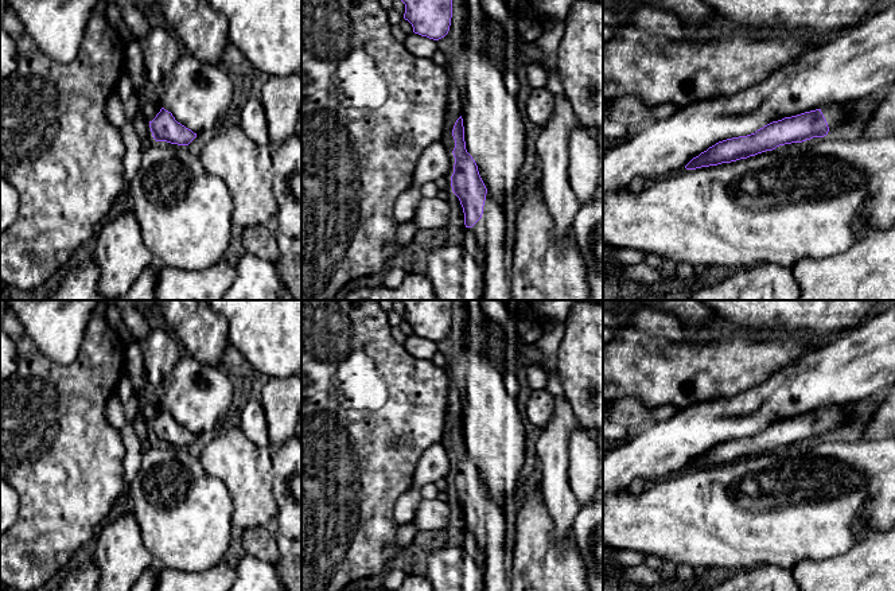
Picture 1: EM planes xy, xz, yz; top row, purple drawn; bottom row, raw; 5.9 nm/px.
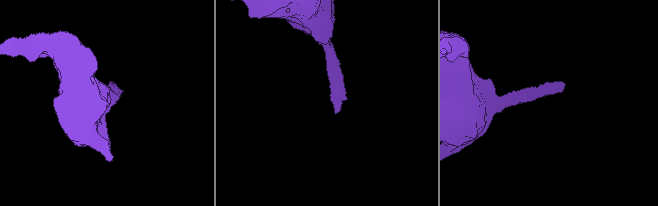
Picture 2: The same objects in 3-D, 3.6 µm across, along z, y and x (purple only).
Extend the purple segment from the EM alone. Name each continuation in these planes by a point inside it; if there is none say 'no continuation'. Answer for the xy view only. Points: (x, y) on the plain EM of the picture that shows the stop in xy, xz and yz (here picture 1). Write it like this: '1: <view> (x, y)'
no continuation

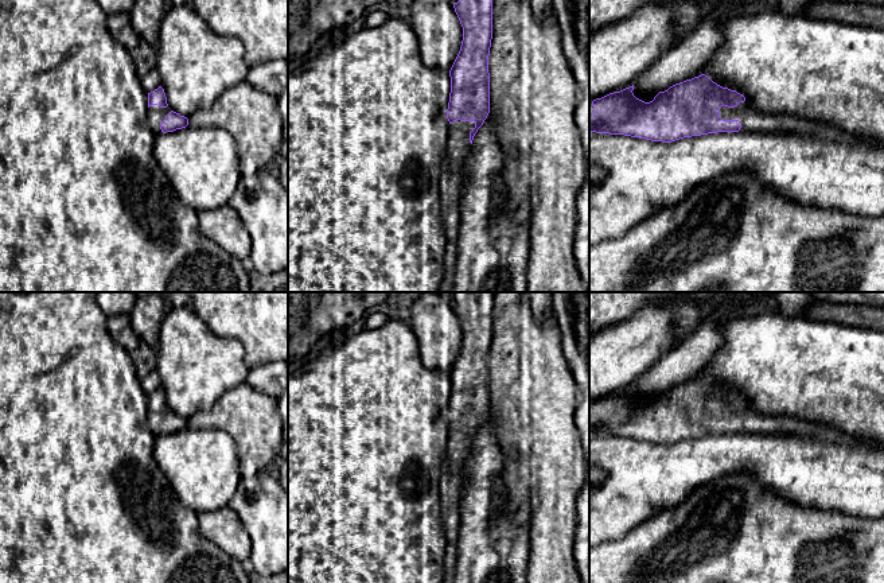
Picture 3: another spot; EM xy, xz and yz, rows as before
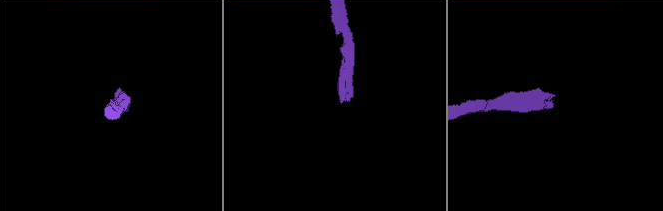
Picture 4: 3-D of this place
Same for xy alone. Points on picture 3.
1: xy (156, 416)

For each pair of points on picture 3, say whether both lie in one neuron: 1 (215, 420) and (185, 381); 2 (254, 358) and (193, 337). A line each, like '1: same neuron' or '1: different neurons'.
1: different neurons
2: different neurons

